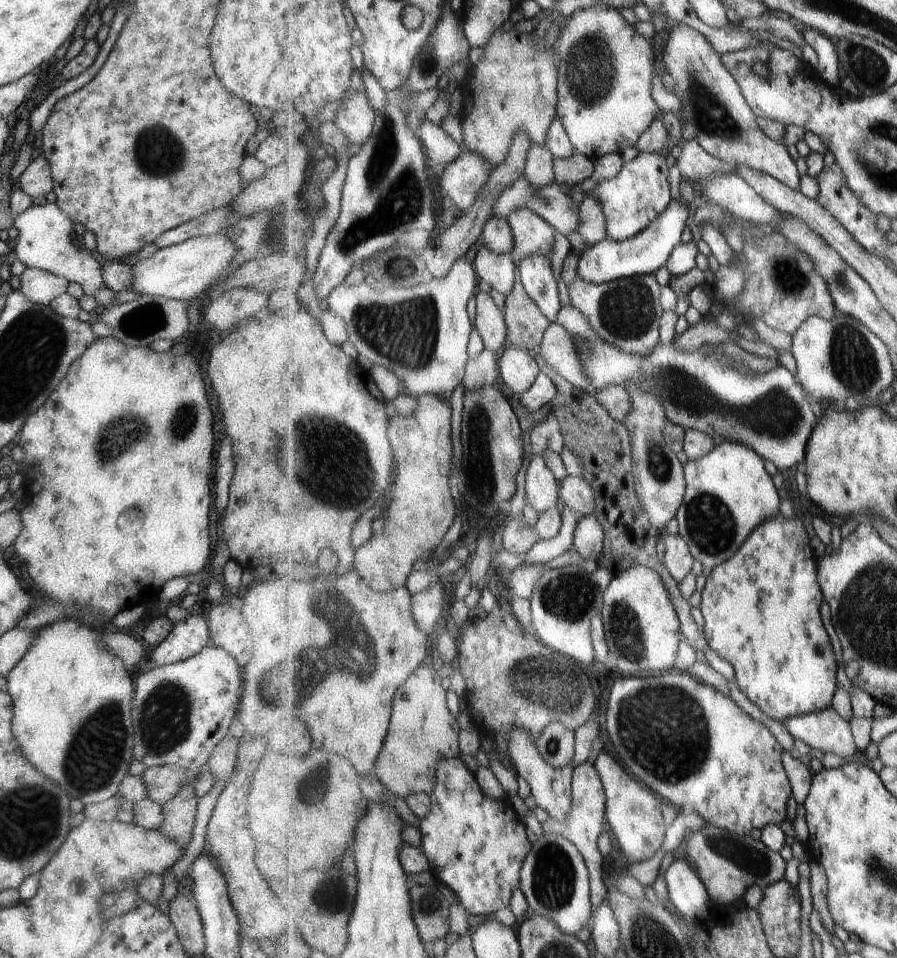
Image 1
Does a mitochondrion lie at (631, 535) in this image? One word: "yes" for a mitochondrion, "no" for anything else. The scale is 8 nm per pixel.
no

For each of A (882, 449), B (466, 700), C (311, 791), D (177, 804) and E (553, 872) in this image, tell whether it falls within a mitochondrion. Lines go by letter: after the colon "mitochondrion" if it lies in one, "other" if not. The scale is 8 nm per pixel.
A: other
B: other
C: mitochondrion
D: other
E: mitochondrion

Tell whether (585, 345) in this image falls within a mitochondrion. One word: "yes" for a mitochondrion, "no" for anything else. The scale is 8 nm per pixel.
yes

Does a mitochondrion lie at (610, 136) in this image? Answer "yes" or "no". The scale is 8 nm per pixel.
no

